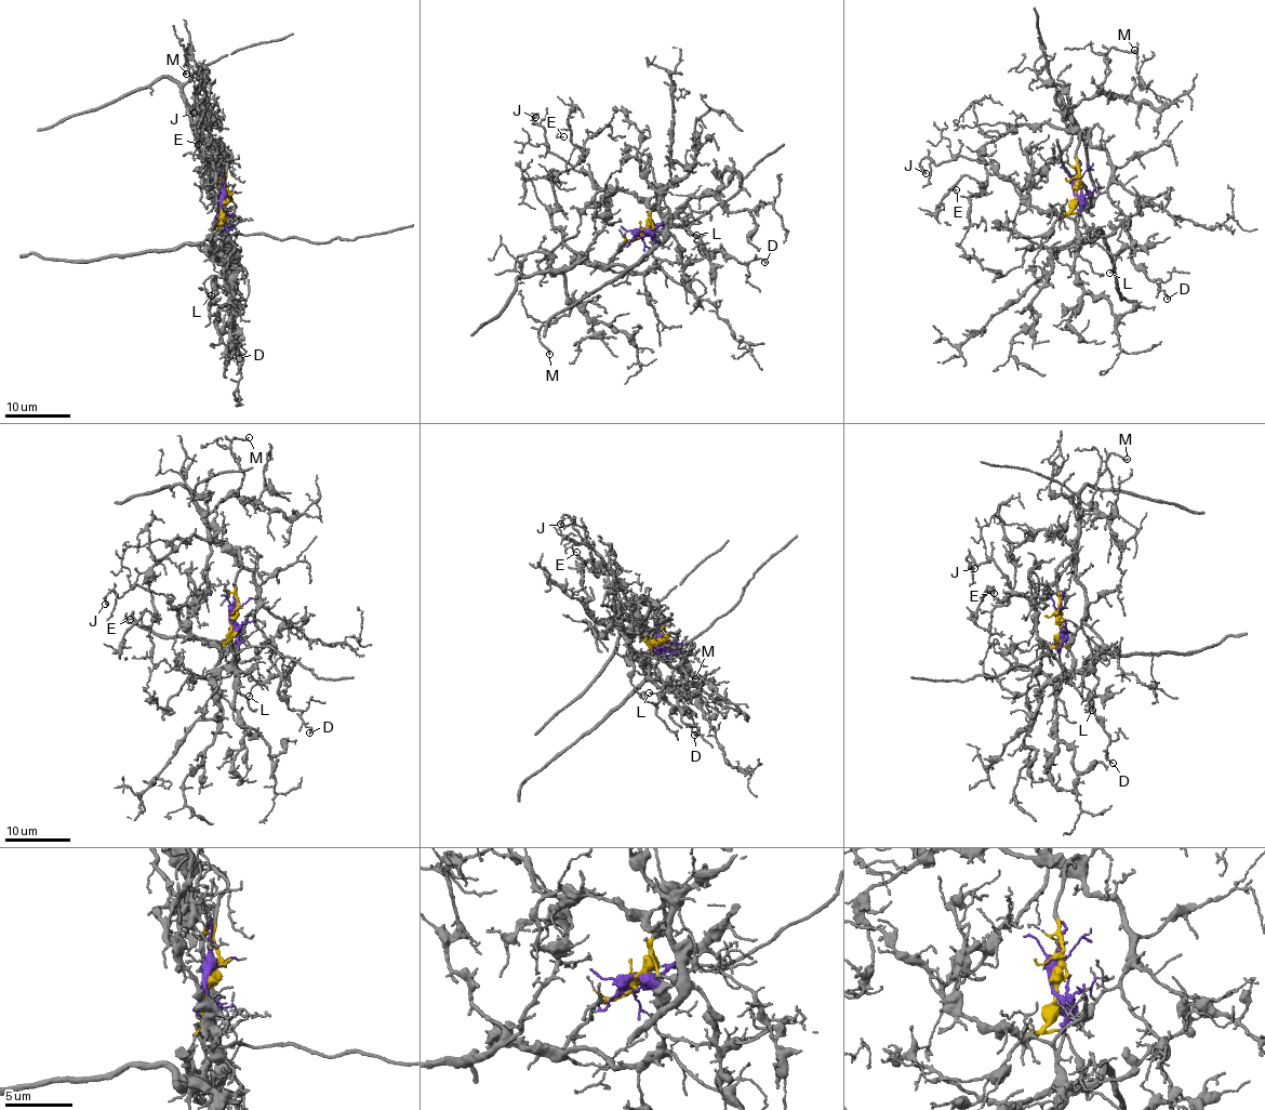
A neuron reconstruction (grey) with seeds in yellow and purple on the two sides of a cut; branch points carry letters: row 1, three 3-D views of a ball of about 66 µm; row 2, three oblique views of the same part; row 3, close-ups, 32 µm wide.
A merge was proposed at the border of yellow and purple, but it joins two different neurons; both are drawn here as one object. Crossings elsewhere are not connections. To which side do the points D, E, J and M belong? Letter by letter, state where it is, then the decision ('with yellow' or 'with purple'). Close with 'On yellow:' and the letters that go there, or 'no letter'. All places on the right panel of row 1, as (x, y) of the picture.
D: at (1167, 299); with yellow
E: at (956, 189); with yellow
J: at (926, 173); with yellow
M: at (1134, 50); with yellow
On yellow: D, E, J, M

